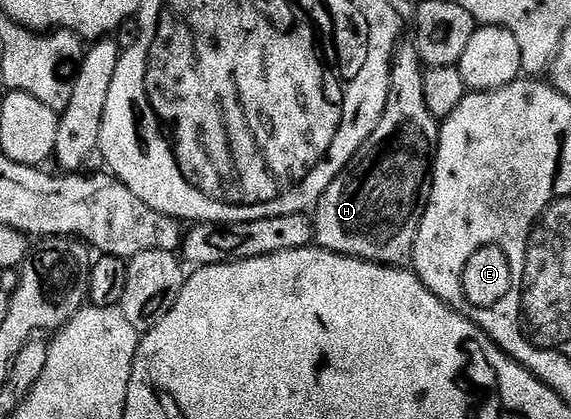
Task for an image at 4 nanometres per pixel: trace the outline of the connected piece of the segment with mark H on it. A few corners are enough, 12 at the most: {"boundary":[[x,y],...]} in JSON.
{"boundary":[[395,44],[385,113],[313,208],[326,251],[412,258],[440,124]]}

